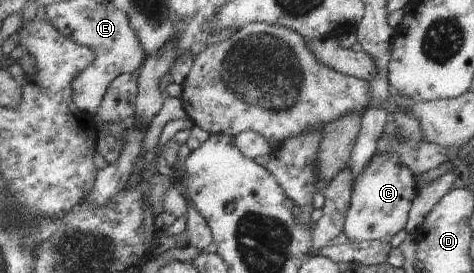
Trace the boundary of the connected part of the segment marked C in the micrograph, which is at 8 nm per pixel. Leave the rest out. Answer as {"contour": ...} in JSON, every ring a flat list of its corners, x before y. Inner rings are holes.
{"contour":[[395,151,377,153,363,172,356,176,344,234,351,241,391,242,395,234,406,230,410,212,419,193,413,171,406,167]]}

